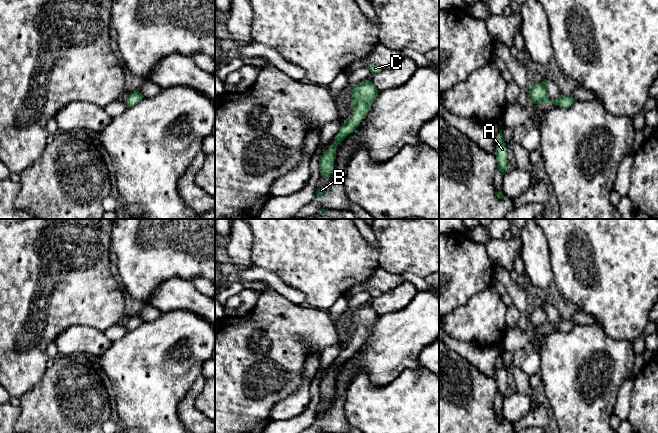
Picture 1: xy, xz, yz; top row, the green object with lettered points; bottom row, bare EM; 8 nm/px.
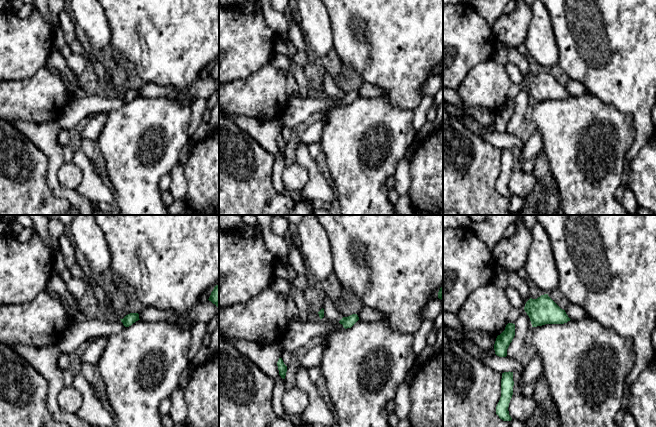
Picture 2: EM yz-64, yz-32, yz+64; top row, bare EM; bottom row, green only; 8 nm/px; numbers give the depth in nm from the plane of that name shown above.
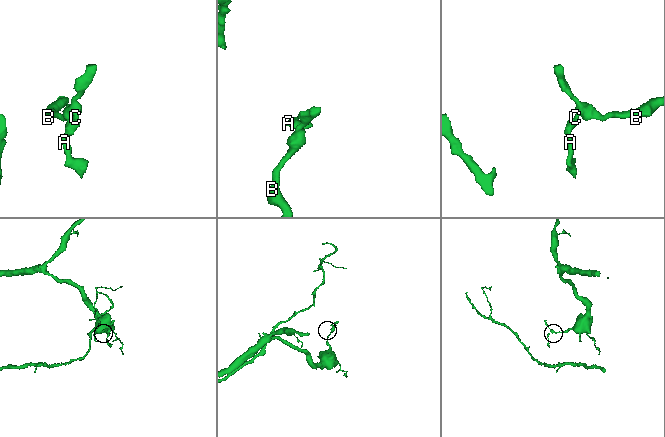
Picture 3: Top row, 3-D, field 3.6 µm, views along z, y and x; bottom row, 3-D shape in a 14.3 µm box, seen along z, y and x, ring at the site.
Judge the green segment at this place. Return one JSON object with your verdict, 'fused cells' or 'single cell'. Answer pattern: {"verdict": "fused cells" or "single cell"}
{"verdict": "single cell"}

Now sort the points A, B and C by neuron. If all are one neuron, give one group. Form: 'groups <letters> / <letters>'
groups A B C

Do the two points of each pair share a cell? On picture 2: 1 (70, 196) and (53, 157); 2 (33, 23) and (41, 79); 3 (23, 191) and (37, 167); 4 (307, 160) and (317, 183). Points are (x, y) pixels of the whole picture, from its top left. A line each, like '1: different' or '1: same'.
1: same
2: different
3: same
4: same

